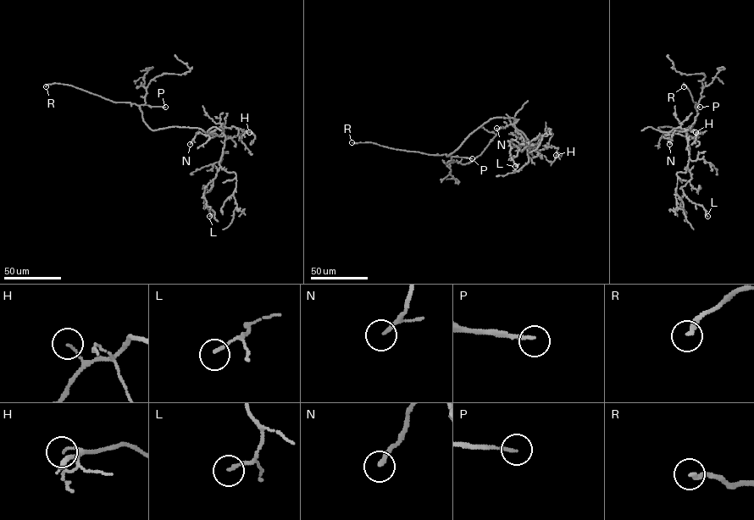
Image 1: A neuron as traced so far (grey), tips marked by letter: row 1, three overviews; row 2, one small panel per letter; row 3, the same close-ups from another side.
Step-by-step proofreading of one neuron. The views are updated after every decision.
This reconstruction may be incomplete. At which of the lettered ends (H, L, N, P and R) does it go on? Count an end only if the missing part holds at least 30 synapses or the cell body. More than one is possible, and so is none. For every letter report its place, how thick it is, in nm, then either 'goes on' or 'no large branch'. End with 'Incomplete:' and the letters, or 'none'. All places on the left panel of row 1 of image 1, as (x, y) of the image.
H: at (249, 132); 90 nm thick; no large branch
L: at (209, 216); 130 nm thick; no large branch
N: at (190, 144); 180 nm thick; no large branch
P: at (165, 107); 140 nm thick; goes on
R: at (46, 86); 220 nm thick; goes on
Incomplete: P, R

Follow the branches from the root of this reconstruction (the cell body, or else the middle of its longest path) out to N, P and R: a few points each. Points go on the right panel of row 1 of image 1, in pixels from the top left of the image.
N: (661, 127), (667, 132), (679, 127), (684, 130), (684, 136), (665, 135), (667, 133), (669, 144)
P: (661, 127), (688, 130), (696, 118), (695, 106), (700, 107)
R: (661, 127), (688, 130), (694, 124), (697, 113), (695, 102), (684, 83), (684, 86)

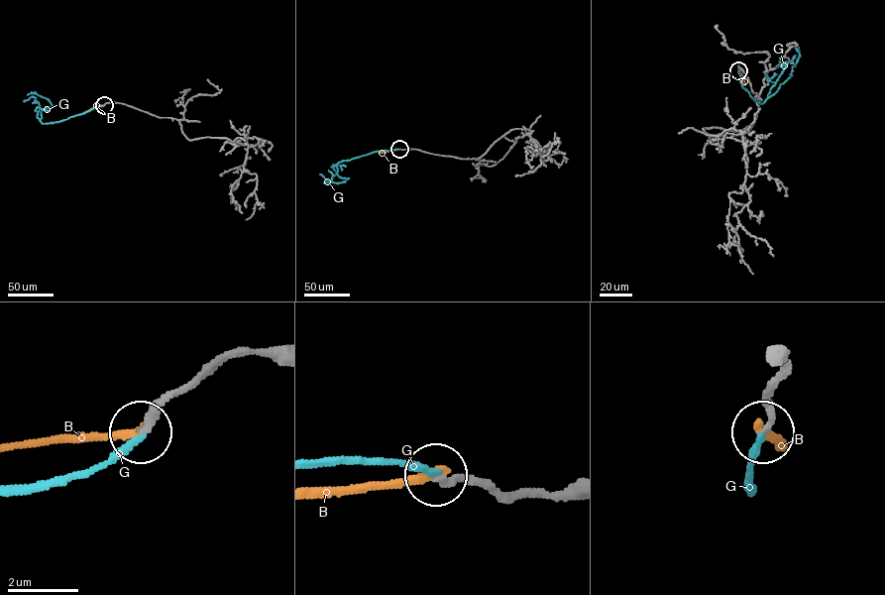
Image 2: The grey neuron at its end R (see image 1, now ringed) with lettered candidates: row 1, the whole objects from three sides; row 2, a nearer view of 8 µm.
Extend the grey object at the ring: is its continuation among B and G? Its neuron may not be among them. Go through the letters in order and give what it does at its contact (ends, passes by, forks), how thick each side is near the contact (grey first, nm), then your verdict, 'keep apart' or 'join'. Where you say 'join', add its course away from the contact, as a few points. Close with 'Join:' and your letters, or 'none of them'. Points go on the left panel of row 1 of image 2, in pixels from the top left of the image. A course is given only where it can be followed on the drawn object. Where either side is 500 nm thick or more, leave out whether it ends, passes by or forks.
B: it ends there; 240 nm thick on the grey side, 240 nm on the other; keep apart
G: it ends there; 240 nm thick on the grey side, 190 nm on the other; join; it runs (104, 105), (59, 121), (43, 123), (41, 111), (53, 106), (35, 93), (27, 94)
Join: G

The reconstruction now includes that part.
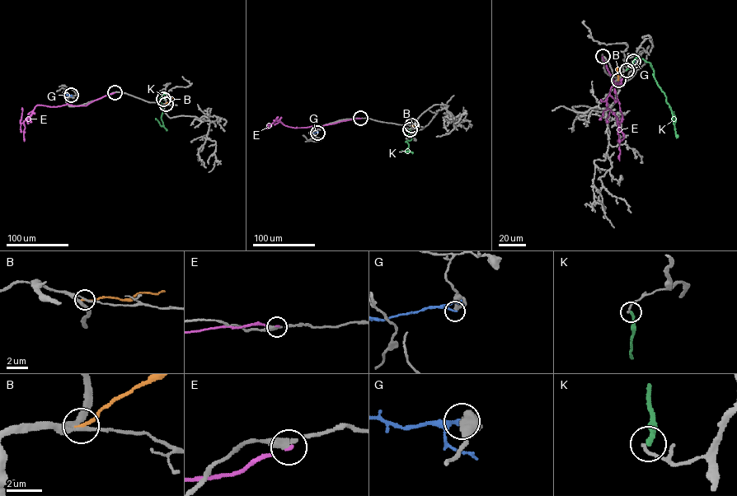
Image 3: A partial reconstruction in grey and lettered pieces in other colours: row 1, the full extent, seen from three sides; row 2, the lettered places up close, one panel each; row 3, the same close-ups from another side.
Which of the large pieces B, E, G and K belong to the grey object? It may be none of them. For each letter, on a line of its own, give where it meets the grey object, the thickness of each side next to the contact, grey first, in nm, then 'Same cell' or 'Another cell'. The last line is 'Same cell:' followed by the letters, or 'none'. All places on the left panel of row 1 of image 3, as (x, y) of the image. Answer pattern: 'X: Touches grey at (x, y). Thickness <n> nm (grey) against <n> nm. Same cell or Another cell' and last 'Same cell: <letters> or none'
B: Touches grey at (166, 104). Thickness 240 nm (grey) against 220 nm. Another cell
E: Touches grey at (115, 92). Thickness 320 nm (grey) against 110 nm. Another cell
G: Touches grey at (71, 95). Thickness 550 nm (grey) against 240 nm. Another cell
K: Touches grey at (163, 99). Thickness 170 nm (grey) against 260 nm. Another cell
Same cell: none

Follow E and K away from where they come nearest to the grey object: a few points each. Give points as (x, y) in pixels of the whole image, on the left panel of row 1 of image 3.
E: (115, 92), (86, 105), (36, 105), (30, 115), (20, 123), (21, 107)
K: (163, 99), (162, 92), (166, 95), (159, 100), (162, 107), (161, 117), (163, 126), (155, 118)

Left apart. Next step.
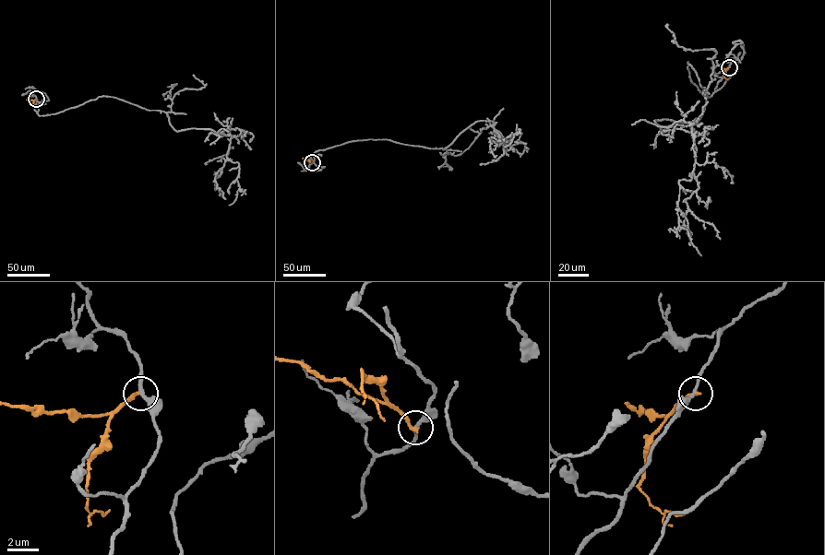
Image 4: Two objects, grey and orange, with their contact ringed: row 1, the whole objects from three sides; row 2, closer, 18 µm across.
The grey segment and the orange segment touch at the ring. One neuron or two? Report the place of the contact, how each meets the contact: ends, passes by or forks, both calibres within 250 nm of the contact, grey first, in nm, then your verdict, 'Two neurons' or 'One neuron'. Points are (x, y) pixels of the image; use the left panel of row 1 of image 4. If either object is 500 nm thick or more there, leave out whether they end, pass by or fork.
Place: (36, 99). At the ring grey passes by. At the ring orange ends. Thickness 240 nm (grey) against 240 nm. Two neurons

